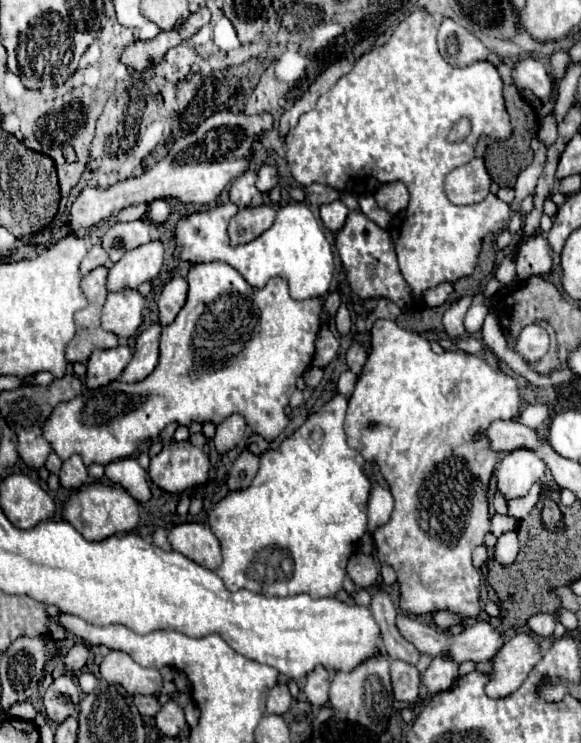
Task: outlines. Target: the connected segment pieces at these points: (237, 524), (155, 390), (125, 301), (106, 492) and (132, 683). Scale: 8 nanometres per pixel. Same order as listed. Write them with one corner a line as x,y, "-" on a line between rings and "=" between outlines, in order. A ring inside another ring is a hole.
336,394
320,412
308,416
306,422
276,450
266,450
260,456
258,474
246,490
230,492
208,512
208,524
218,538
224,556
216,572
220,572
226,588
248,588
266,596
308,594
312,598
332,598
342,590
348,558
366,533
366,506
372,488
370,478
362,472
364,458
346,444
342,424
347,407
346,398
-
268,548
282,548
286,552
266,552
=
208,262
196,264
190,268
188,276
188,298
184,308
178,312
176,320
162,328
160,332
160,348
162,356
154,372
136,384
124,384
114,380
100,390
88,392
86,396
68,400
58,404
44,424
44,436
52,444
52,450
60,456
60,460
68,460
72,454
80,454
84,464
90,466
98,462
102,466
128,458
136,452
138,444
146,438
150,440
154,434
158,436
164,426
178,422
190,426
192,422
212,422
214,426
222,424
230,414
244,416
246,424
252,432
264,436
268,442
276,440
288,424
284,408
292,392
296,390
296,380
300,374
308,370
314,356
314,340
320,330
320,312
322,300
310,298
304,302
296,302
288,294
288,284
282,278
272,278
264,288
252,288
232,266
226,262
-
222,298
222,326
218,326
218,312
-
202,330
202,368
196,364
194,352
190,344
194,342
194,332
=
138,290
110,292
104,306
104,330
116,334
120,340
132,338
142,324
142,310
144,310
144,296
=
90,484
74,492
62,512
62,518
70,522
86,540
104,540
118,532
130,532
136,528
140,514
138,514
138,502
116,484
=
110,650
108,656
104,656
100,674
108,682
124,686
128,694
158,694
162,688
162,676
156,668
136,664
122,650

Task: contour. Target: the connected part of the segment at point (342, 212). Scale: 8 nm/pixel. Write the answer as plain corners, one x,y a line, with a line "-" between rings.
340,200
320,206
320,220
322,220
324,228
328,228
330,232
338,232
344,226
348,214
350,214
350,210

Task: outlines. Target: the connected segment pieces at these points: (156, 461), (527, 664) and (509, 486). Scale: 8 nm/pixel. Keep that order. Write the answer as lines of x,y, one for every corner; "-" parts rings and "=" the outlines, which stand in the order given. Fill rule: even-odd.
172,442
150,460
148,474
156,486
168,492
184,492
206,480
210,458
190,442
=
514,634
510,636
502,650
494,656
492,680
486,686
488,696
504,698
518,690
518,686
526,680
528,672
542,658
540,644
530,634
=
518,448
506,452
496,468
498,490
504,494
506,500
526,496
530,486
538,482
546,472
544,460
536,456
536,452
528,448

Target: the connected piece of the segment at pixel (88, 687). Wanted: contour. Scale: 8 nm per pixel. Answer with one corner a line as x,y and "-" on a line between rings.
82,672
82,674
78,676
78,684
80,684
80,688
88,694
88,692
92,692
92,690
96,688
98,678
96,678
92,672

